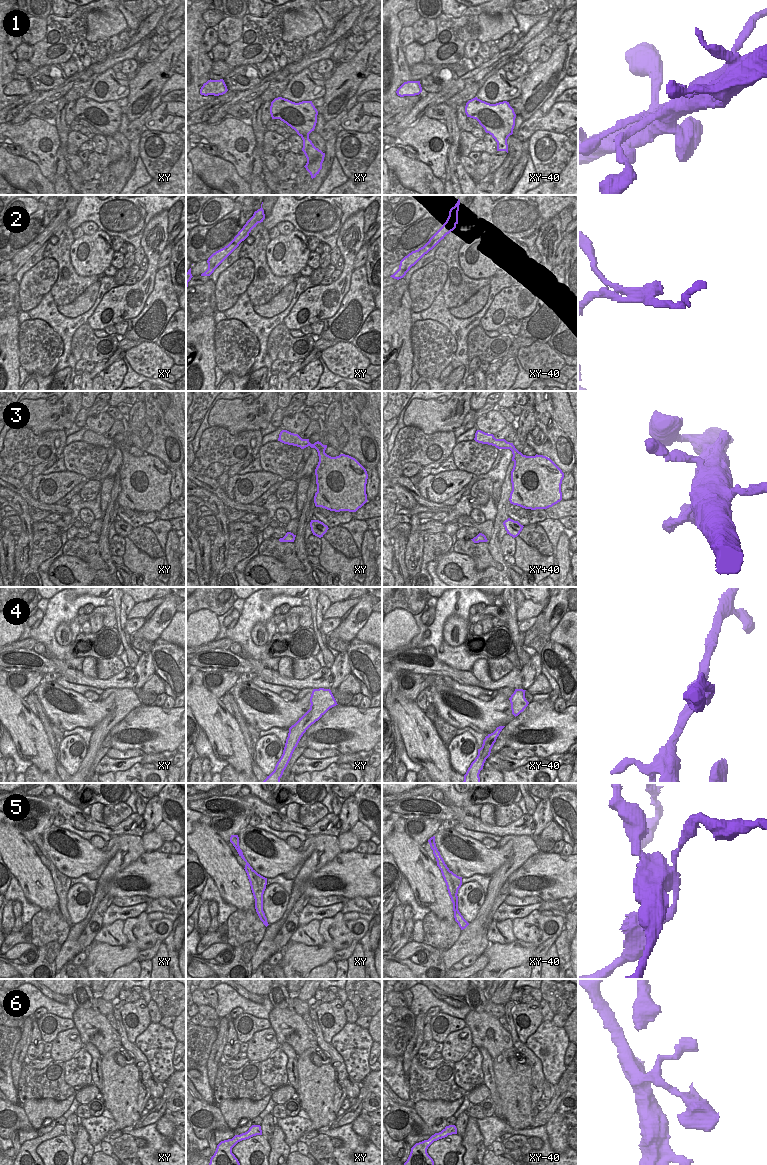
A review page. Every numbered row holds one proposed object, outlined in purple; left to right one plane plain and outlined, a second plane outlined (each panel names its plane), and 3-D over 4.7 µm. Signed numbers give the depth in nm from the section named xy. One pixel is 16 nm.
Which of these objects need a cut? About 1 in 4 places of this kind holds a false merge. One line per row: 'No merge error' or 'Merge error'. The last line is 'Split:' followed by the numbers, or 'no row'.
1: No merge error
2: Merge error
3: No merge error
4: No merge error
5: Merge error
6: No merge error
Split: 2, 5.

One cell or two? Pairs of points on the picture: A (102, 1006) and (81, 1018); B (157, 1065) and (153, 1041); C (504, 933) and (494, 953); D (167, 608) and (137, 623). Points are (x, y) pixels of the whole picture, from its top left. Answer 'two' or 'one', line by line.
A: two
B: one
C: two
D: two

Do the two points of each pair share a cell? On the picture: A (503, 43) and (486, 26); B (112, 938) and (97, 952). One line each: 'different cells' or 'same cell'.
A: different cells
B: different cells

